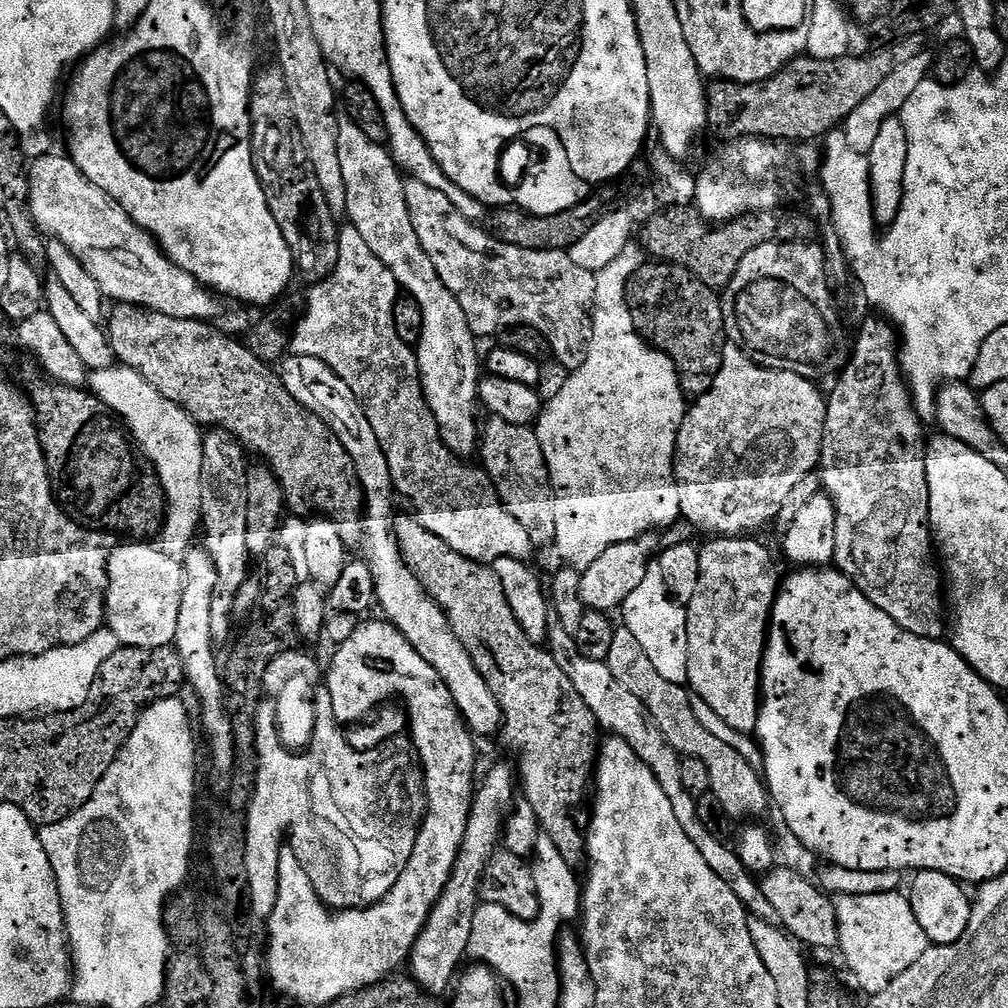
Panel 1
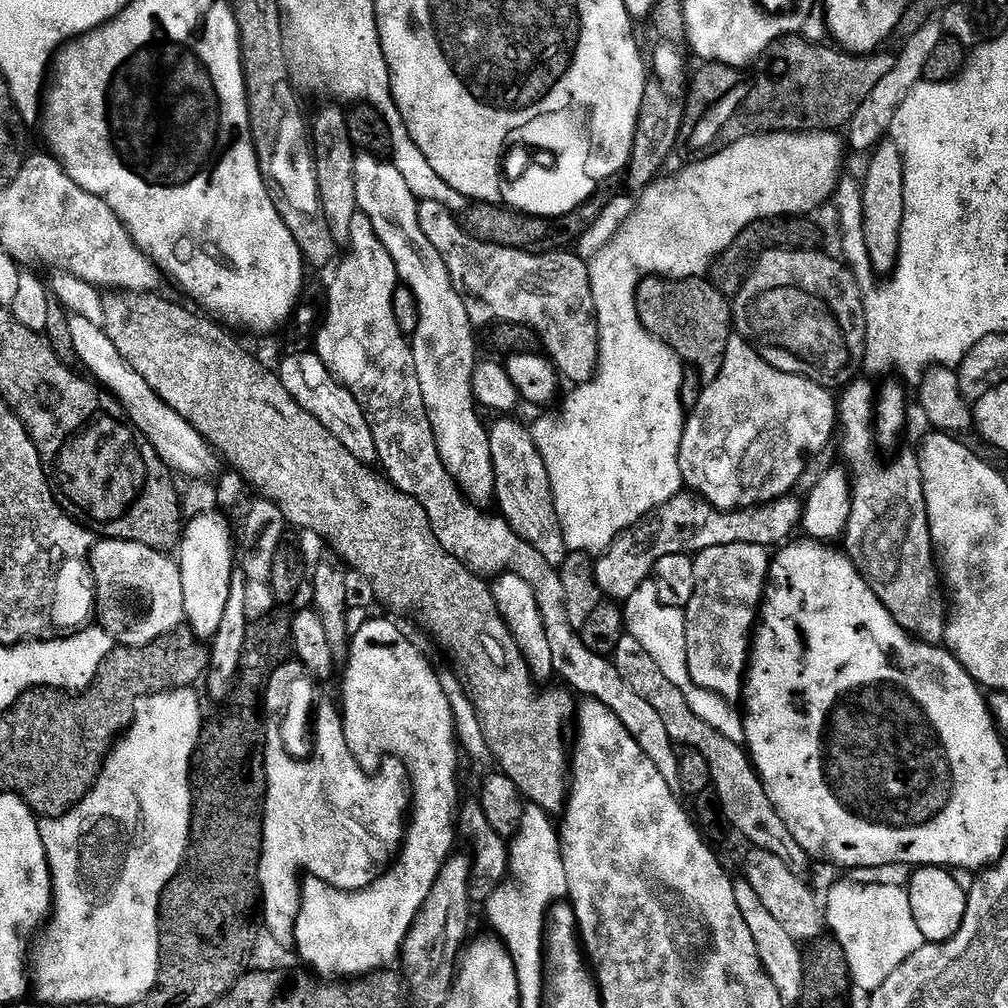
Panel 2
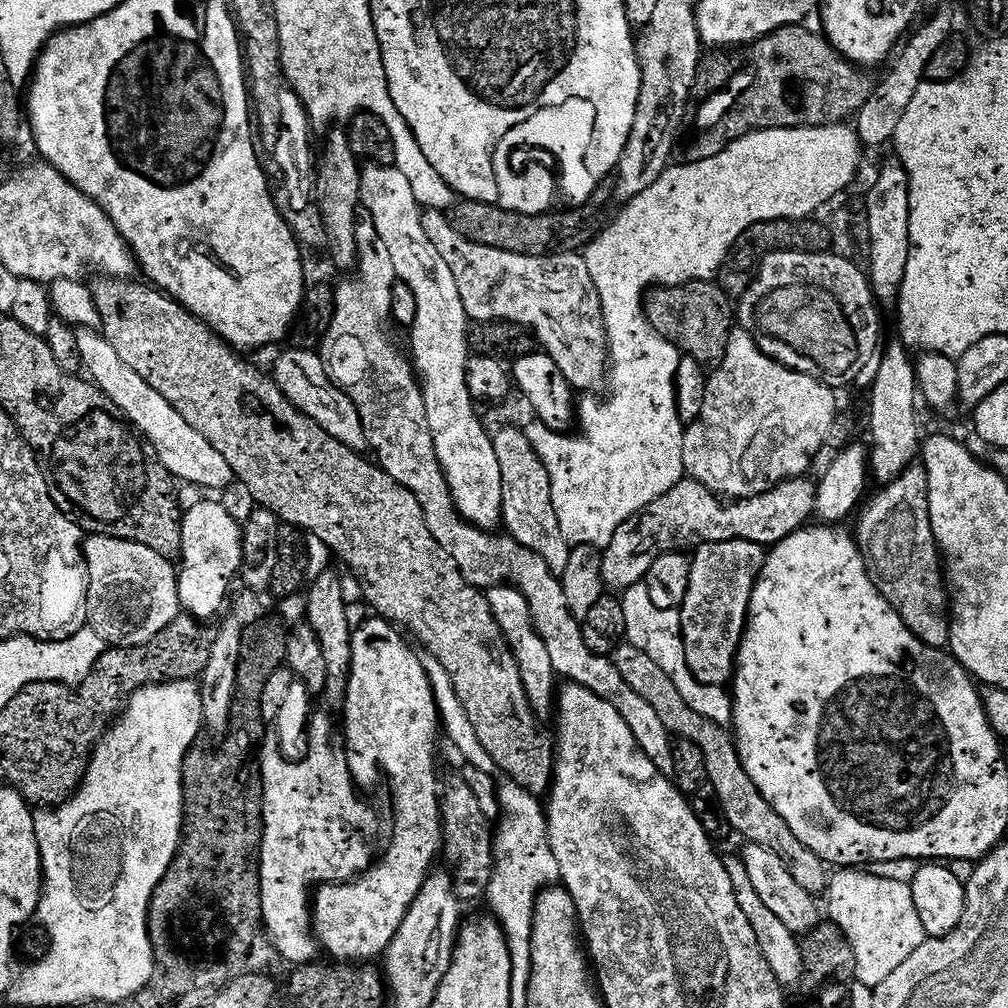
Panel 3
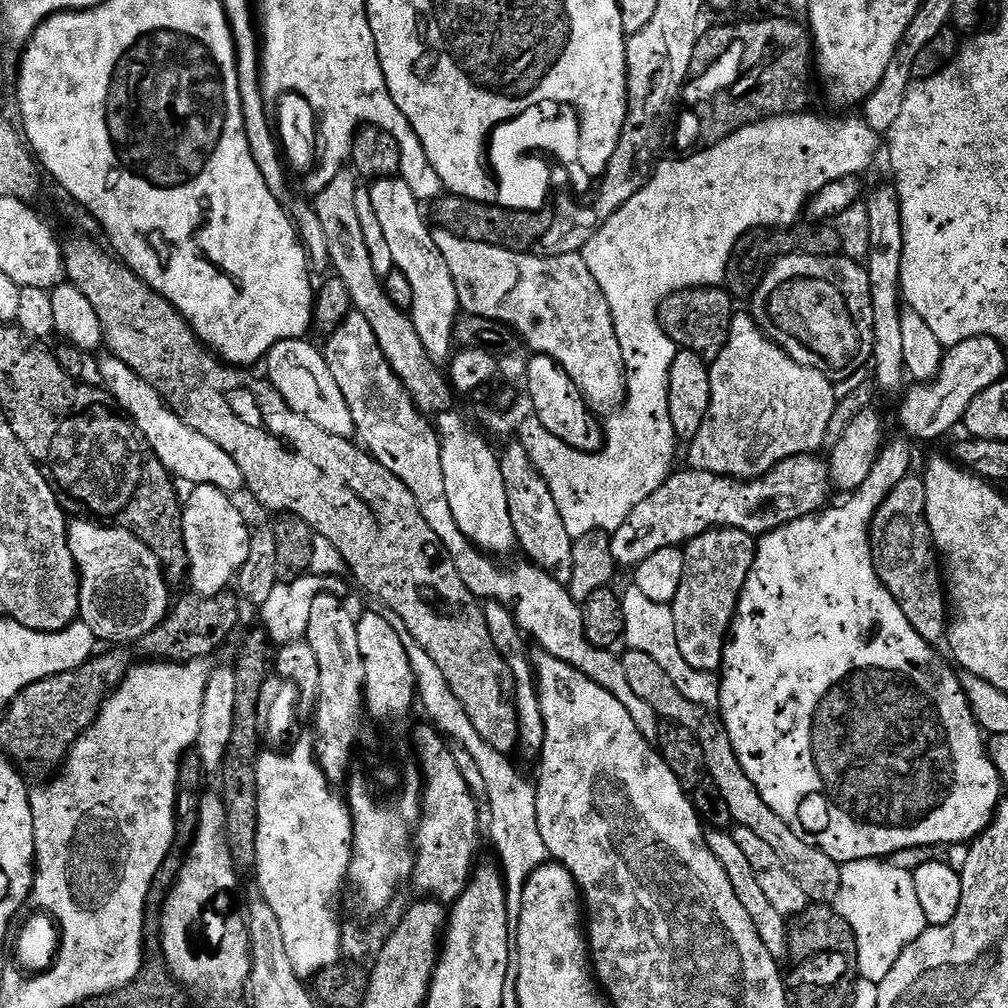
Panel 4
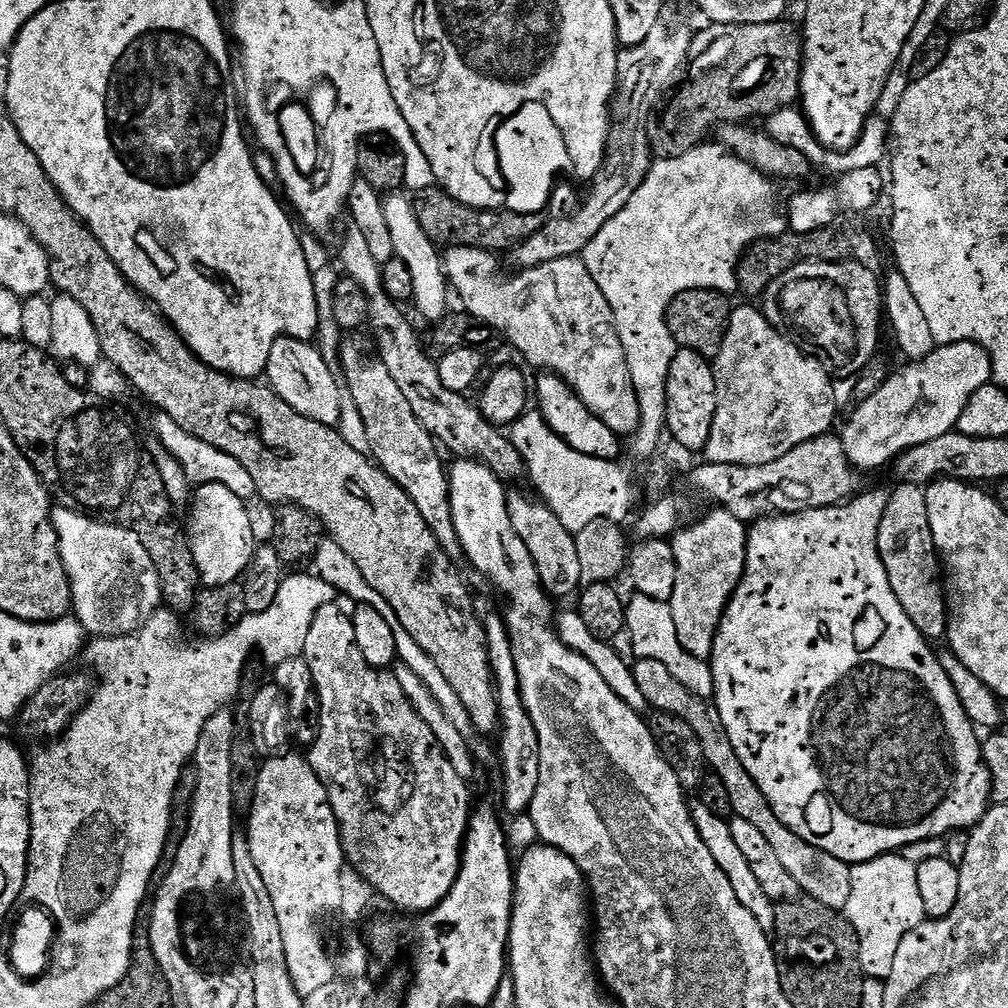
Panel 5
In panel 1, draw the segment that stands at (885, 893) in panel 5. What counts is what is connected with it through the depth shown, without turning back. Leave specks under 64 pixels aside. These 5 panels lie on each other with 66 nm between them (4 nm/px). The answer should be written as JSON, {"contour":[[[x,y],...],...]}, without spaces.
{"contour":[[[894,891],[889,892],[887,896],[882,894],[842,896],[835,901],[838,934],[840,935],[838,952],[844,955],[844,960],[848,963],[853,978],[860,983],[862,991],[868,992],[869,997],[886,990],[886,986],[890,986],[890,982],[894,982],[894,978],[898,978],[906,970],[910,970],[910,966],[914,966],[914,962],[918,962],[918,958],[922,958],[922,954],[926,954],[926,950],[930,946],[922,926],[918,926],[918,922],[914,918],[911,899],[907,895],[900,895],[899,891]]]}

